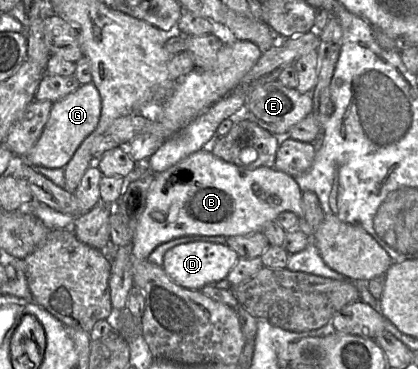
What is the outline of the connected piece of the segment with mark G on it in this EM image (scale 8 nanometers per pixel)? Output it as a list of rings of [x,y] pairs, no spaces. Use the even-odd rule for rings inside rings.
[[[90,82],[54,102],[47,123],[35,146],[23,157],[31,166],[64,168],[83,141],[98,126],[102,102],[98,89]]]

